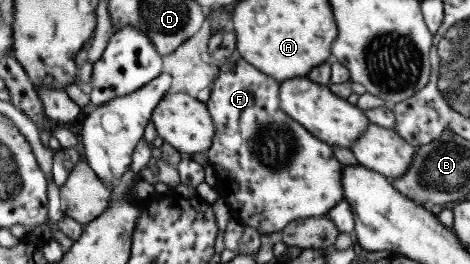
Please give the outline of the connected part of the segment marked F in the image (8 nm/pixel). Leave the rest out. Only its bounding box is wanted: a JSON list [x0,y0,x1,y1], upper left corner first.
[205,57,344,235]

